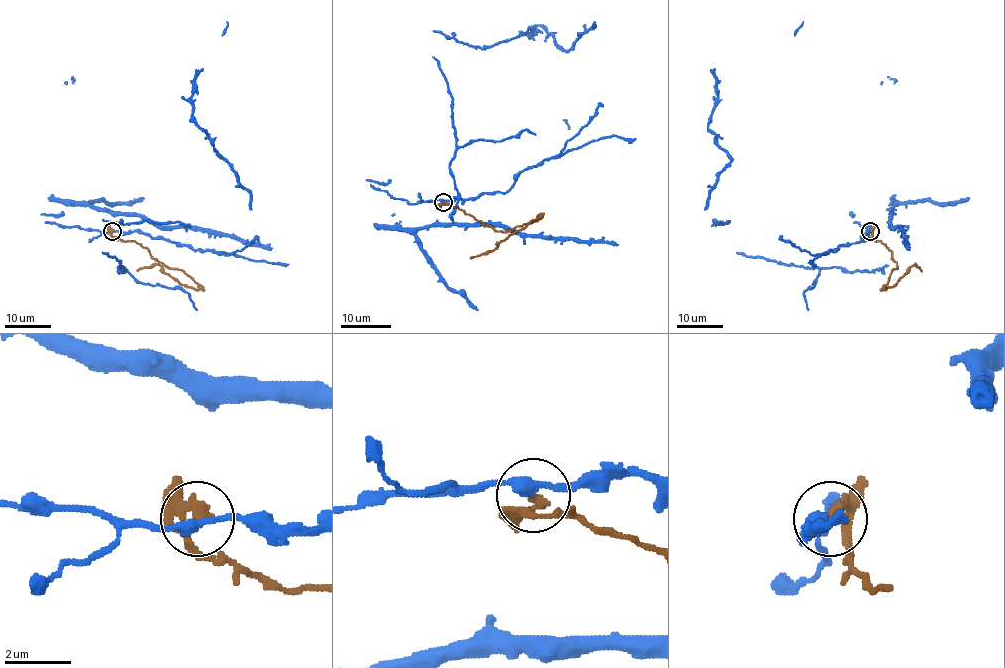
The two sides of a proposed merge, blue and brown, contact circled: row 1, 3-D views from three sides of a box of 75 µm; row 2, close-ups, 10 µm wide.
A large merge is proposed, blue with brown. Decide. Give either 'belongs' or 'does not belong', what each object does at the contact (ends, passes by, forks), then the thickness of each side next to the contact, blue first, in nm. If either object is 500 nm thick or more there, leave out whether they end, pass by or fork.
does not belong | blue passes by | brown ends | 280/280 nm

